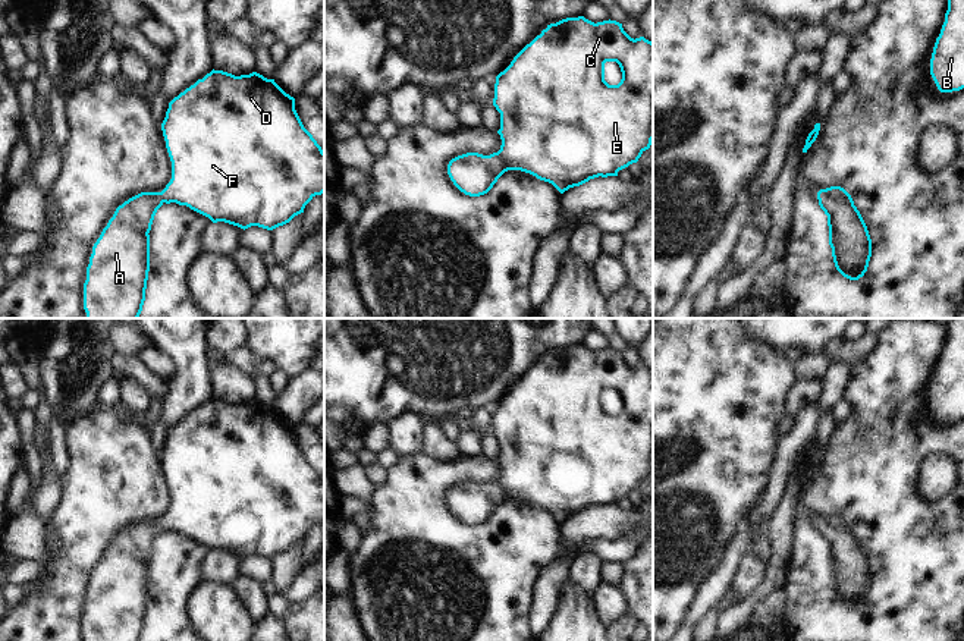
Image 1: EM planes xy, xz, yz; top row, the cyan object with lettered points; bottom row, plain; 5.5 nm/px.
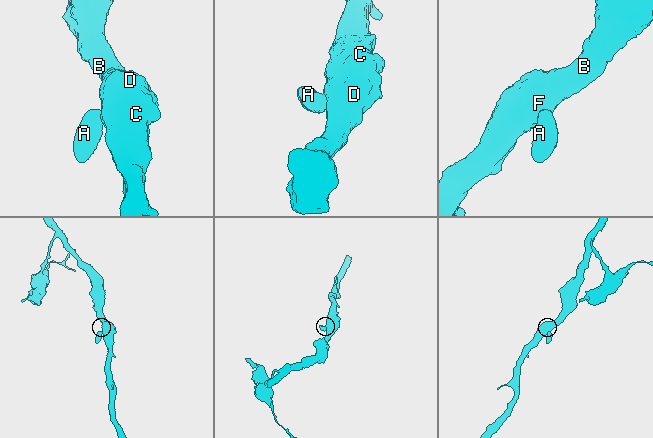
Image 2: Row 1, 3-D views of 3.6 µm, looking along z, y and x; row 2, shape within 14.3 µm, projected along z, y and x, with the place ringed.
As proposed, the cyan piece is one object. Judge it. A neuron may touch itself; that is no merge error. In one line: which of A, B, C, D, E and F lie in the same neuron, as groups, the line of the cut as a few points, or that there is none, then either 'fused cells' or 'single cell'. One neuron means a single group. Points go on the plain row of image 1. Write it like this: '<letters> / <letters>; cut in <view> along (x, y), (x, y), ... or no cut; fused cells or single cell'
A B C D E F; no cut; single cell

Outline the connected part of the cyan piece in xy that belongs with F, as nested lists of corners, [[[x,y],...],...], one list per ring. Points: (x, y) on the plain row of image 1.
[[[211,399],[169,431],[161,452],[172,490],[172,508],[161,521],[141,521],[119,534],[92,575],[84,612],[85,641],[141,641],[150,600],[150,559],[157,538],[166,531],[186,534],[208,546],[241,557],[258,554],[273,559],[304,541],[305,534],[324,521],[324,480],[304,456],[295,427],[274,408],[252,400],[235,405]]]

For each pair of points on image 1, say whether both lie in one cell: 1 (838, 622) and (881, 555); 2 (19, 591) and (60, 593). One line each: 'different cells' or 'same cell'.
1: same cell
2: different cells

